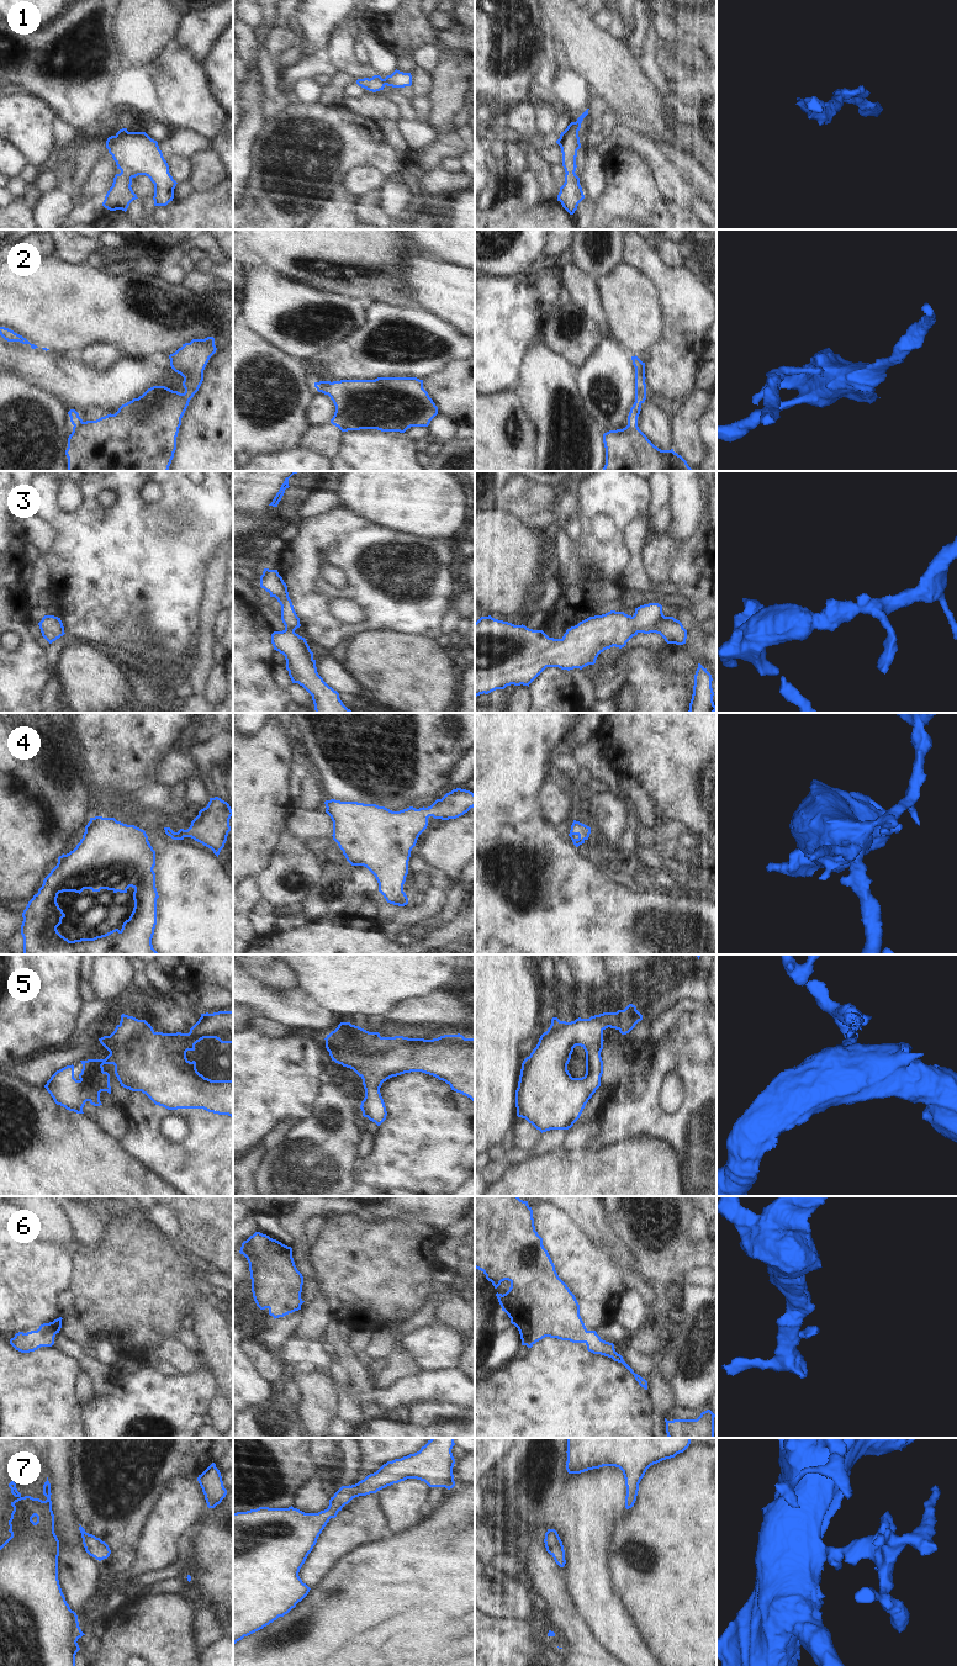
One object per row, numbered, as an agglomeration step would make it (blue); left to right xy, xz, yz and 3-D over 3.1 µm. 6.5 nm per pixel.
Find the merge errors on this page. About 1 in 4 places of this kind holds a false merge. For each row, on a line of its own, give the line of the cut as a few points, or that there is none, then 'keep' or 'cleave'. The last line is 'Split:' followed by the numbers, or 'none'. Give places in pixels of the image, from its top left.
1: no cut | keep
2: yz (628, 423), (636, 426) | cleave
3: no cut | keep
4: no cut | keep
5: no cut | keep
6: no cut | keep
7: no cut | keep
Split: 2

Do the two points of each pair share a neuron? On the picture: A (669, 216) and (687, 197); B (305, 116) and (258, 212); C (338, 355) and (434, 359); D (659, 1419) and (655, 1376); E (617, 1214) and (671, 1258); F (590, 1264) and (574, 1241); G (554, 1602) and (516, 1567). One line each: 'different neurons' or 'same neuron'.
A: different neurons
B: same neuron
C: same neuron
D: same neuron
E: same neuron
F: same neuron
G: different neurons

